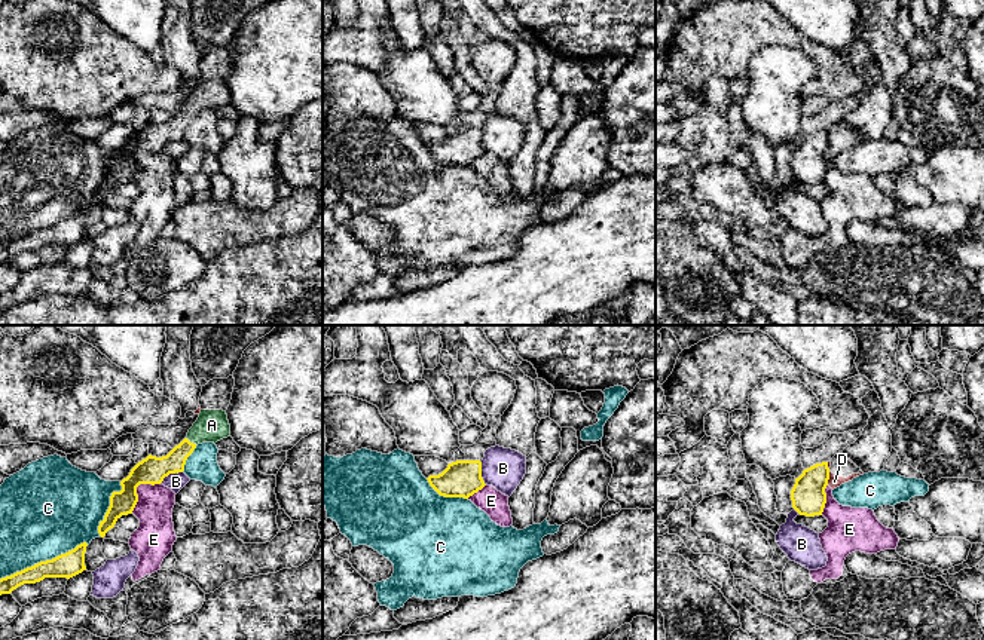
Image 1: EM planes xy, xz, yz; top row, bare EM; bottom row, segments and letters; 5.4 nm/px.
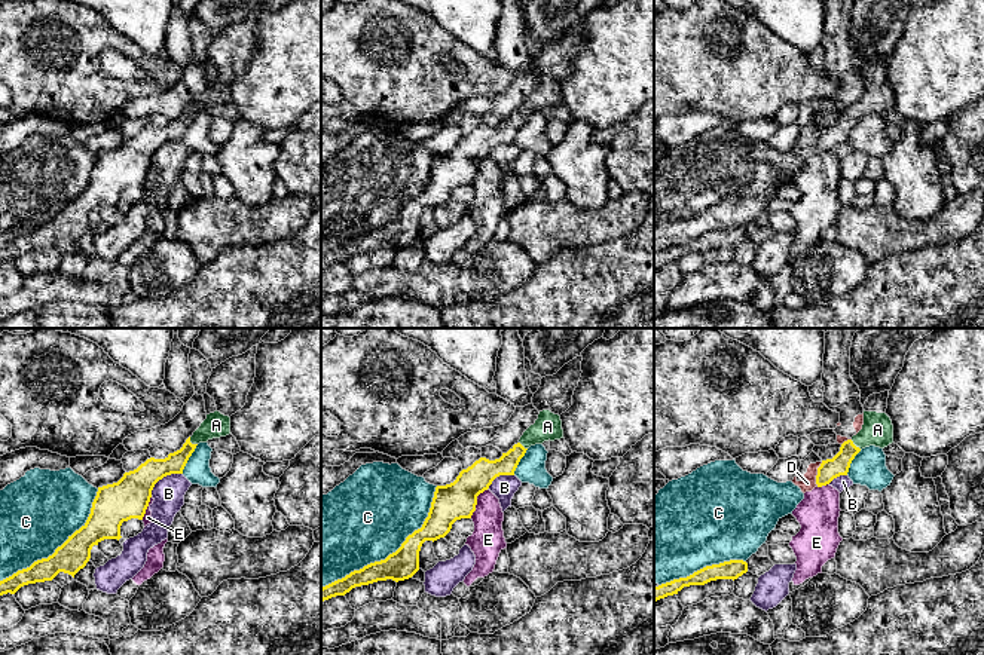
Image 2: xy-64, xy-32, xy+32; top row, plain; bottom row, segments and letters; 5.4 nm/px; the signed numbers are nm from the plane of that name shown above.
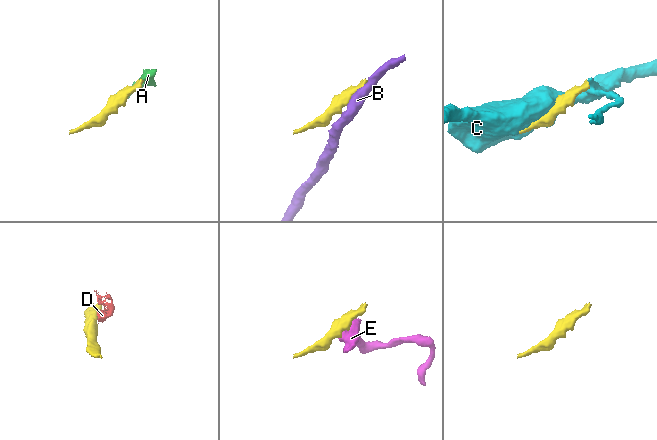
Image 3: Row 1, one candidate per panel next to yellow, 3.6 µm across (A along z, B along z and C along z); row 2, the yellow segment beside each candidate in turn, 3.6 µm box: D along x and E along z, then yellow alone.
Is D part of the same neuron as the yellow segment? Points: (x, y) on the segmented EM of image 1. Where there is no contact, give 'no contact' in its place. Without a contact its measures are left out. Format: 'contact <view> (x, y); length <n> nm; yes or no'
contact yz (828, 478); length 80 nm; no

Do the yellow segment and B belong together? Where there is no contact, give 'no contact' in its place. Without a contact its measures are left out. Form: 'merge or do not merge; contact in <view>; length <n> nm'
do not merge; contact in xy; length 140 nm

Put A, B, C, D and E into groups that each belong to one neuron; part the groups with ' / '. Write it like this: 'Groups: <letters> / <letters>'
Groups: A / B / C / D E

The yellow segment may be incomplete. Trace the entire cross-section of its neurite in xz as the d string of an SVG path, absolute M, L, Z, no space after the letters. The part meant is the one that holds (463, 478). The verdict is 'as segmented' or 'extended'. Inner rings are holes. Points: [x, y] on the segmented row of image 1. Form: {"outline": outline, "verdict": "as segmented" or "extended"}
{"outline": "M456 460L438 475L430 475L430 486L444 497L468 499L486 484L482 478L480 460Z", "verdict": "as segmented"}

